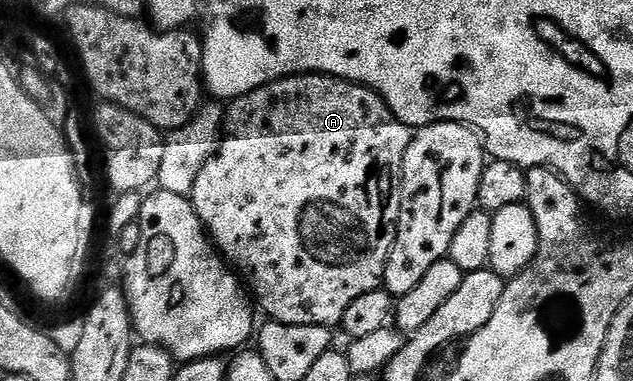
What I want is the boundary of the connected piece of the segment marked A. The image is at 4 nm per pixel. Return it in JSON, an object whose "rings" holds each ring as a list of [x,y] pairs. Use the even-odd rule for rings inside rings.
{"rings":[[[302,74],[284,76],[282,80],[265,84],[245,96],[238,96],[224,109],[223,132],[223,139],[217,145],[217,153],[205,163],[203,170],[199,170],[199,178],[195,178],[191,197],[197,217],[201,219],[216,251],[232,265],[236,275],[247,285],[256,307],[260,311],[262,308],[268,319],[291,326],[323,326],[332,329],[340,325],[347,306],[351,306],[351,302],[355,302],[355,298],[362,294],[382,287],[385,279],[387,258],[397,237],[397,215],[401,209],[401,163],[411,139],[410,128],[406,124],[400,124],[395,114],[385,105],[385,101],[370,88],[350,84],[348,80],[338,80],[335,76]]]}

